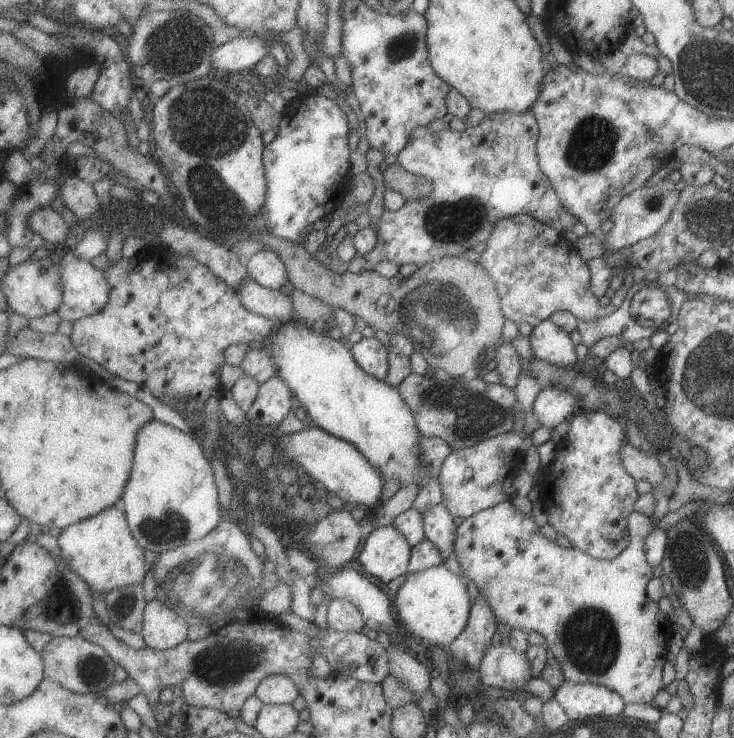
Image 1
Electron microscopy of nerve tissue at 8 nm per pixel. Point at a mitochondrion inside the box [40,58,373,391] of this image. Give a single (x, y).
(207, 128)

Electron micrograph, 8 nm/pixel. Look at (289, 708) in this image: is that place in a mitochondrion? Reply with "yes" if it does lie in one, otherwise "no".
no

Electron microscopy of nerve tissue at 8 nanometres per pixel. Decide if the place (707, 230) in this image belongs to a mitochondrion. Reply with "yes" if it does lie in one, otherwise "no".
yes

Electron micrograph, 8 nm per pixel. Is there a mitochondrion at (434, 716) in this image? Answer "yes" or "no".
no

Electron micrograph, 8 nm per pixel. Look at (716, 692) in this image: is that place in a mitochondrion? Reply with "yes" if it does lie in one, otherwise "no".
no

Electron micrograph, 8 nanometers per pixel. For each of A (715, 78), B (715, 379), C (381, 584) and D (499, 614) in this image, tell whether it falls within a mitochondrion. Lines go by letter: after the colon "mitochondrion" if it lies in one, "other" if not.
A: mitochondrion
B: mitochondrion
C: other
D: other

